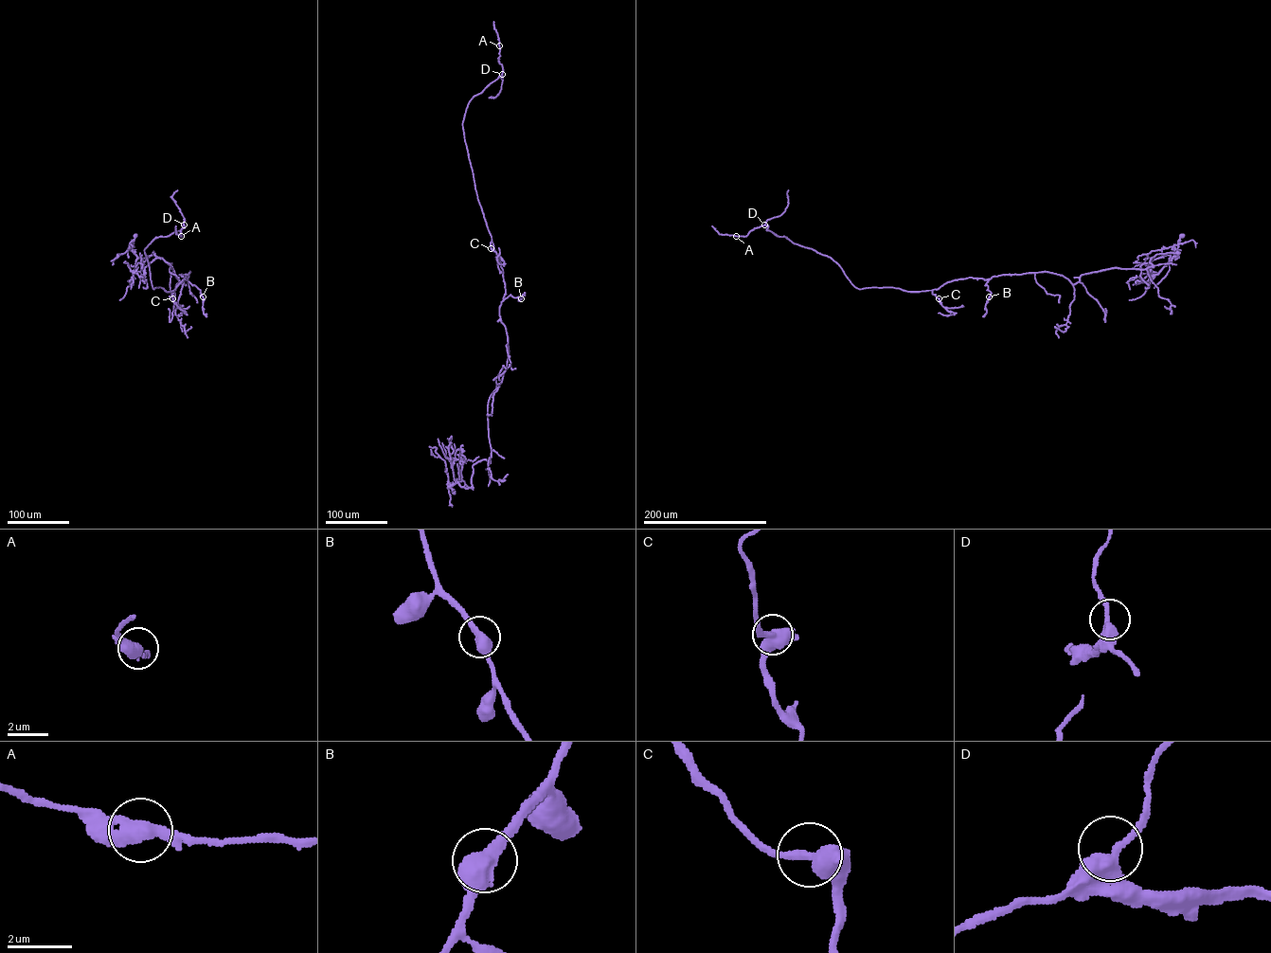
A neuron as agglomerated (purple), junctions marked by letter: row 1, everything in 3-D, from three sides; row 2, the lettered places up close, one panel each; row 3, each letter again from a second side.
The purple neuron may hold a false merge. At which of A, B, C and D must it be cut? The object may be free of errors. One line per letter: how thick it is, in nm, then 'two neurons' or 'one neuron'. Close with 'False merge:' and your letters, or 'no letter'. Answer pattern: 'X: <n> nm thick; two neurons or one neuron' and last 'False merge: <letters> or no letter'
A: 420 nm thick; one neuron
B: 500 nm thick; one neuron
C: 480 nm thick; one neuron
D: 360 nm thick; one neuron
False merge: no letter

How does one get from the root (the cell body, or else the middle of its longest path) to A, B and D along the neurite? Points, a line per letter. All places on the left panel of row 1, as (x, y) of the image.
A: (135, 235), (137, 257), (162, 258), (182, 284), (190, 272), (167, 292), (144, 249), (181, 236)
B: (135, 235), (129, 247), (137, 257), (152, 252), (162, 258), (182, 284), (190, 272), (181, 276), (203, 296)
D: (135, 235), (137, 257), (162, 258), (182, 284), (190, 272), (170, 292), (152, 288), (144, 249), (184, 224)

